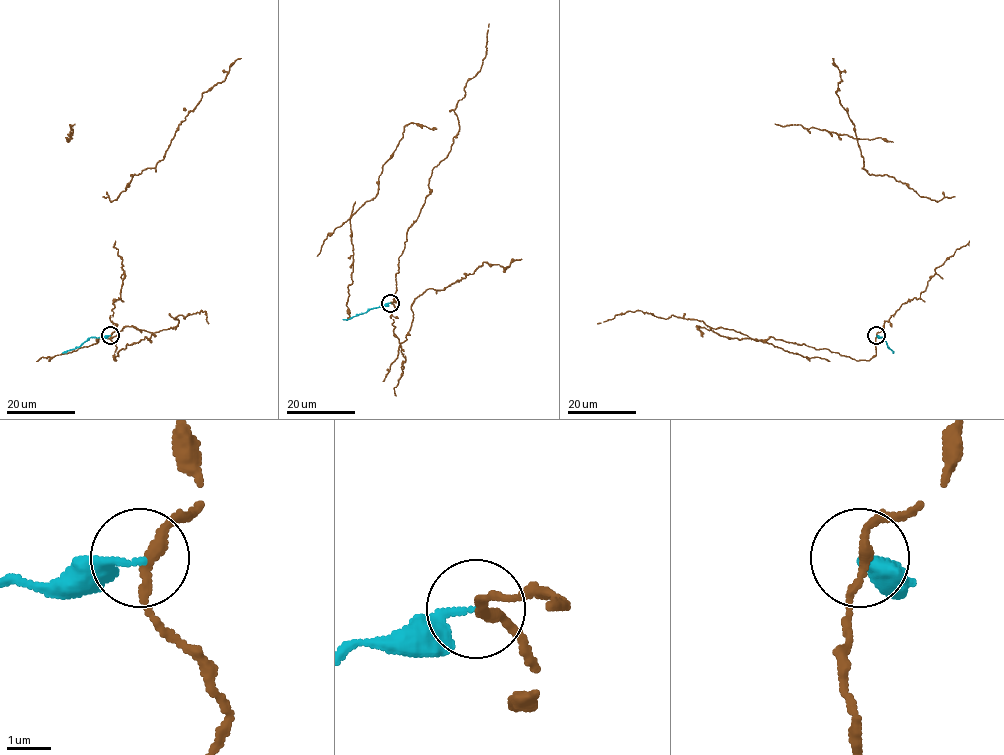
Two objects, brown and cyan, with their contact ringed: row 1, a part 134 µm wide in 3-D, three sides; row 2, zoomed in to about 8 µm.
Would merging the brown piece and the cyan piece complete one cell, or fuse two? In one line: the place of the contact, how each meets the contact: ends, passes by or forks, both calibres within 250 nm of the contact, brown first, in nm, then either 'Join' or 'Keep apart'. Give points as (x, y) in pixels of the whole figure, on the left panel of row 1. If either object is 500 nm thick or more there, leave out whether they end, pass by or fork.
Place: (110, 335). At the ring brown passes by. At the ring cyan ends. Thickness 200 nm (brown) against 150 nm. Keep apart

